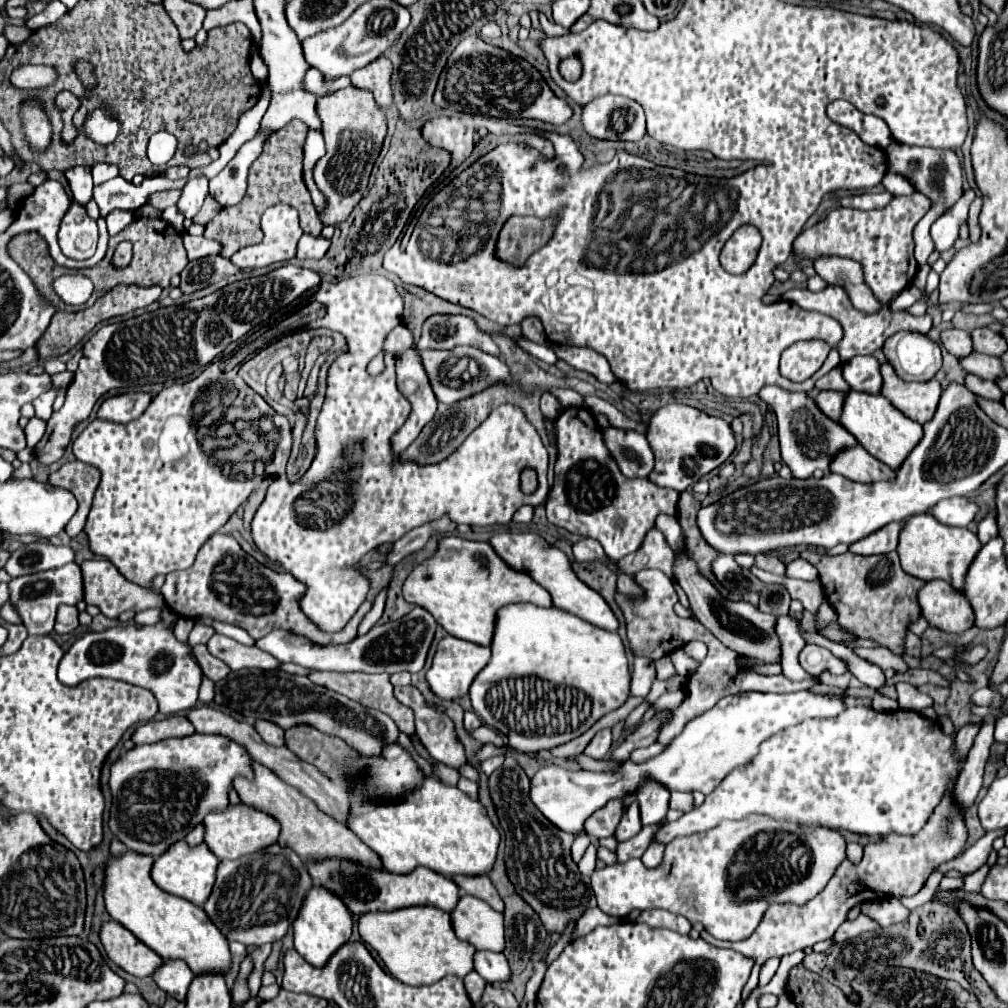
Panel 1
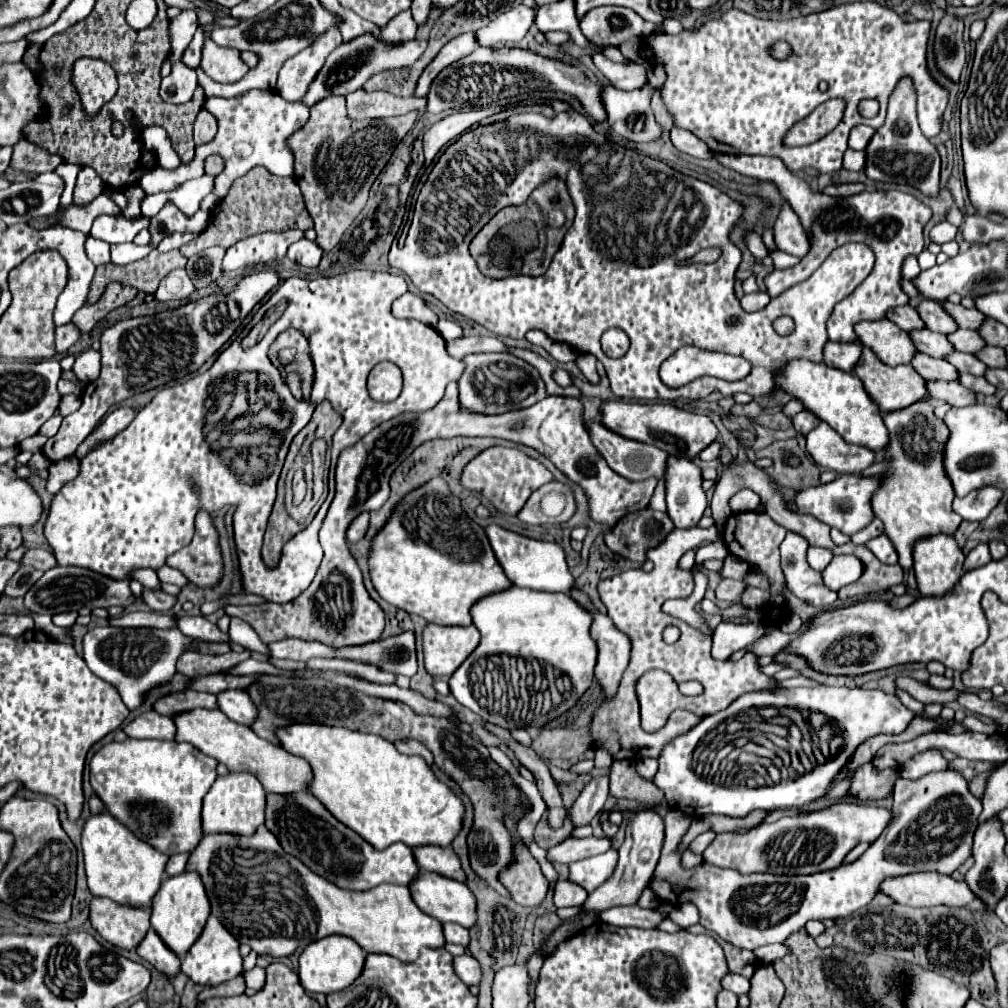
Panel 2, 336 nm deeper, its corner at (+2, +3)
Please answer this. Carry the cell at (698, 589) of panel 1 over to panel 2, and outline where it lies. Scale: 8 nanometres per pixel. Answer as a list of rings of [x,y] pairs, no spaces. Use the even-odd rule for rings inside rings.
[[[668,457],[666,503],[666,513],[674,527],[690,529],[698,525],[706,509],[706,495],[702,489],[702,473],[692,461]]]

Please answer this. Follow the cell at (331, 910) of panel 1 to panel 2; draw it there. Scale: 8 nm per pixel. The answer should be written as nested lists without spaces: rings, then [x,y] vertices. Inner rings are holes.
[[[328,935],[316,943],[310,943],[298,957],[298,977],[306,991],[310,993],[334,993],[348,987],[362,971],[364,965],[364,949],[358,947],[354,939],[348,939],[344,935]]]

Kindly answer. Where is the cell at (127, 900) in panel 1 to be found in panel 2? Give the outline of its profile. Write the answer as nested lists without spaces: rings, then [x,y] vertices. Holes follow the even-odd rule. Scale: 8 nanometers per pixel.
[[[92,815],[82,831],[82,851],[88,875],[88,889],[94,897],[108,897],[120,905],[148,907],[156,891],[160,889],[168,855],[156,851],[148,843],[140,841],[112,815]]]

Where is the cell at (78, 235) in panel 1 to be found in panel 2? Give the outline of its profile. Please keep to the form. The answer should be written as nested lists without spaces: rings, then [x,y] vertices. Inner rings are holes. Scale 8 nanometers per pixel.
[[[88,235],[84,247],[86,247],[88,259],[90,259],[94,265],[102,265],[102,263],[108,263],[108,261],[110,261],[110,247],[108,247],[108,243],[104,243],[104,241],[100,241],[100,239],[92,239],[92,237]]]

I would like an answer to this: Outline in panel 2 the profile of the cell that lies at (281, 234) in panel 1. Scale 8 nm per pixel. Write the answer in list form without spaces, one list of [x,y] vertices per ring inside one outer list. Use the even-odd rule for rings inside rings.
[[[290,229],[284,233],[260,233],[246,237],[238,243],[234,243],[224,257],[224,271],[244,269],[258,263],[282,259],[286,255],[286,249],[304,237],[304,231]]]

